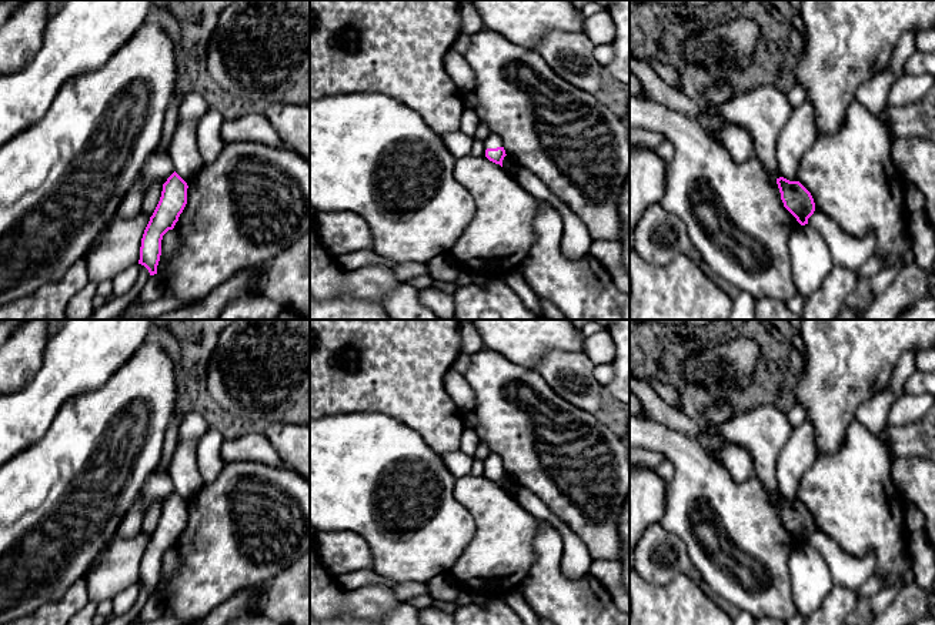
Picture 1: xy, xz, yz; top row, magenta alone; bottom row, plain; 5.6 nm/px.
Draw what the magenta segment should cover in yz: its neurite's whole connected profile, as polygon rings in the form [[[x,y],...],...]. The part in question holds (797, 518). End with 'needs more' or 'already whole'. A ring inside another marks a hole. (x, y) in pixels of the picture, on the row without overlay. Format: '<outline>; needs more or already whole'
[[[772,404],[757,405],[734,414],[715,431],[702,428],[702,442],[705,444],[715,432],[751,452],[755,477],[761,479],[768,497],[778,504],[784,527],[801,545],[808,544],[815,531],[814,518],[799,501],[784,498],[777,481],[777,461],[792,432],[787,412]]]; needs more

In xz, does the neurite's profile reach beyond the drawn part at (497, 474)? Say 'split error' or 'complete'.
split error

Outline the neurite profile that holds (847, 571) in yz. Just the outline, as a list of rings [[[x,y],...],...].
[[[817,528],[808,538],[808,545],[814,547],[827,564],[834,585],[856,591],[875,574],[876,559],[872,552],[854,557]]]

